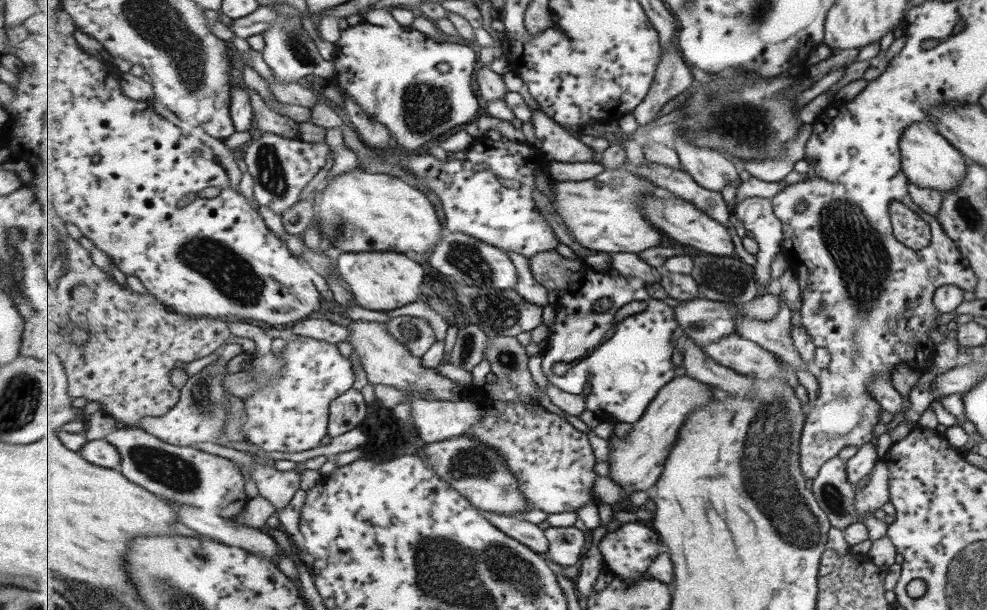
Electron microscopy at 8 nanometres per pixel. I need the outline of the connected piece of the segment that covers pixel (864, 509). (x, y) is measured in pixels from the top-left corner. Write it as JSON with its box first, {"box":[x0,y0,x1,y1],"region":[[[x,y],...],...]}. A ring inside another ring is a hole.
{"box":[853,460,890,521],"region":[[[879,460],[872,470],[868,484],[861,490],[855,491],[853,506],[861,514],[859,521],[862,521],[865,513],[874,513],[888,502],[890,502],[888,467]]]}

